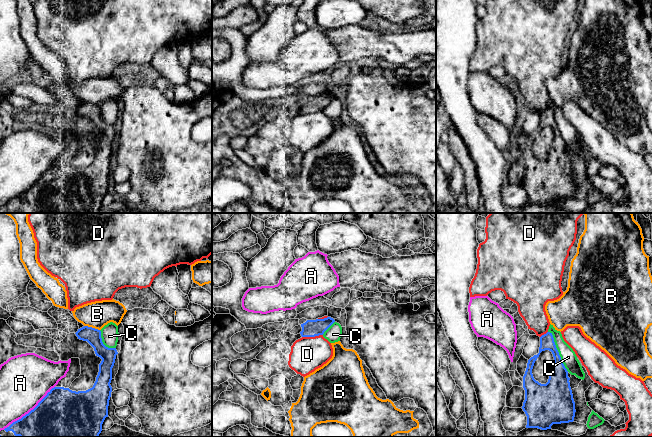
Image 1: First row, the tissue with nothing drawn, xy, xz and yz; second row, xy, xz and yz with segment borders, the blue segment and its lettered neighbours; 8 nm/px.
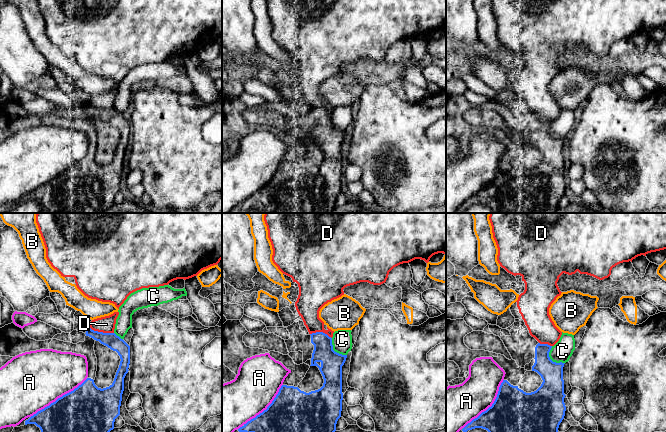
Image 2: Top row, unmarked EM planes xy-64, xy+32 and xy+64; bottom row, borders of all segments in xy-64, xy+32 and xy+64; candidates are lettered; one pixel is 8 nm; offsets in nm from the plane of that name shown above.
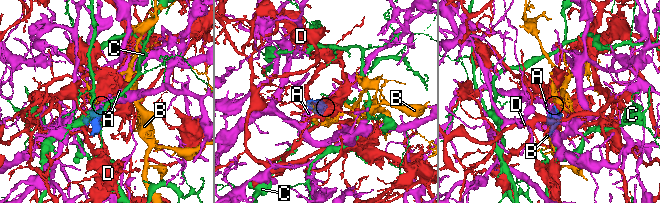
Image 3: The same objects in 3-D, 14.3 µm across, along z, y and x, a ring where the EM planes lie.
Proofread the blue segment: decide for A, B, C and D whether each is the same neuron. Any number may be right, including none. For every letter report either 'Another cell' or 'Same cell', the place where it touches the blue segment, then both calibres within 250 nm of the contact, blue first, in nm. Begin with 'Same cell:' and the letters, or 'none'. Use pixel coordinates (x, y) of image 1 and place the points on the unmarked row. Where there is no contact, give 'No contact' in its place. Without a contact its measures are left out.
Same cell: none
A: Another cell. Touches blue at xy (34, 184). Thickness 500 nm (blue) against 400 nm
B: Another cell. Touches blue at xy (91, 103). Thickness 130 nm (blue) against 220 nm
C: Another cell. Touches blue at yz (557, 127). Thickness 170 nm (blue) against 120 nm
D: Another cell. Touches blue at xz (312, 112). Thickness 140 nm (blue) against 280 nm

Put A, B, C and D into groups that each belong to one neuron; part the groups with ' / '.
A / B / C / D

